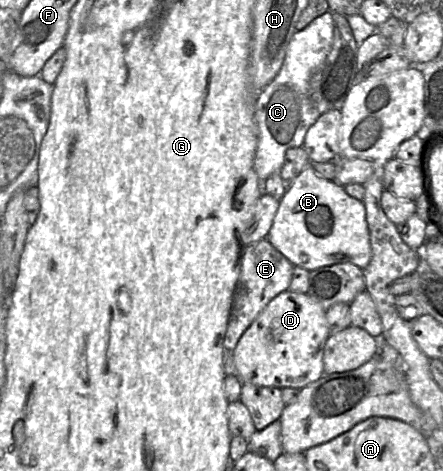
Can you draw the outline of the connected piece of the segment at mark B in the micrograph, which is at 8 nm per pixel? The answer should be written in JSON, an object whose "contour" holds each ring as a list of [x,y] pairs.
{"contour":[[[313,163],[287,186],[267,239],[293,266],[312,271],[352,263],[364,269],[370,263],[372,249],[365,203],[349,196],[344,187],[319,176]]]}

